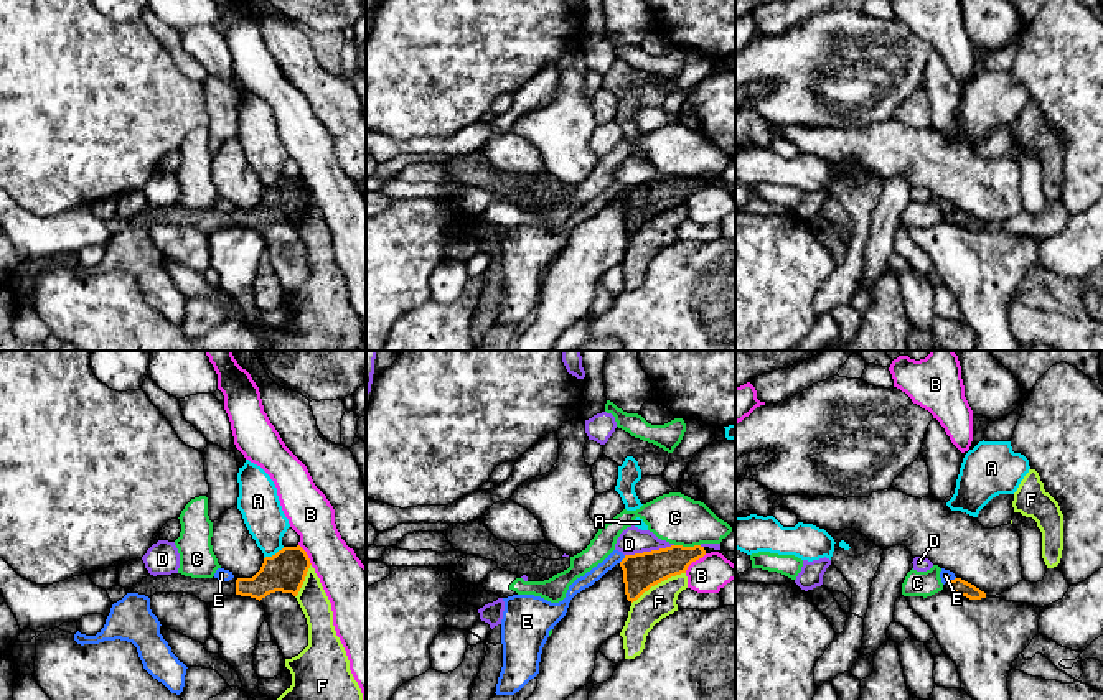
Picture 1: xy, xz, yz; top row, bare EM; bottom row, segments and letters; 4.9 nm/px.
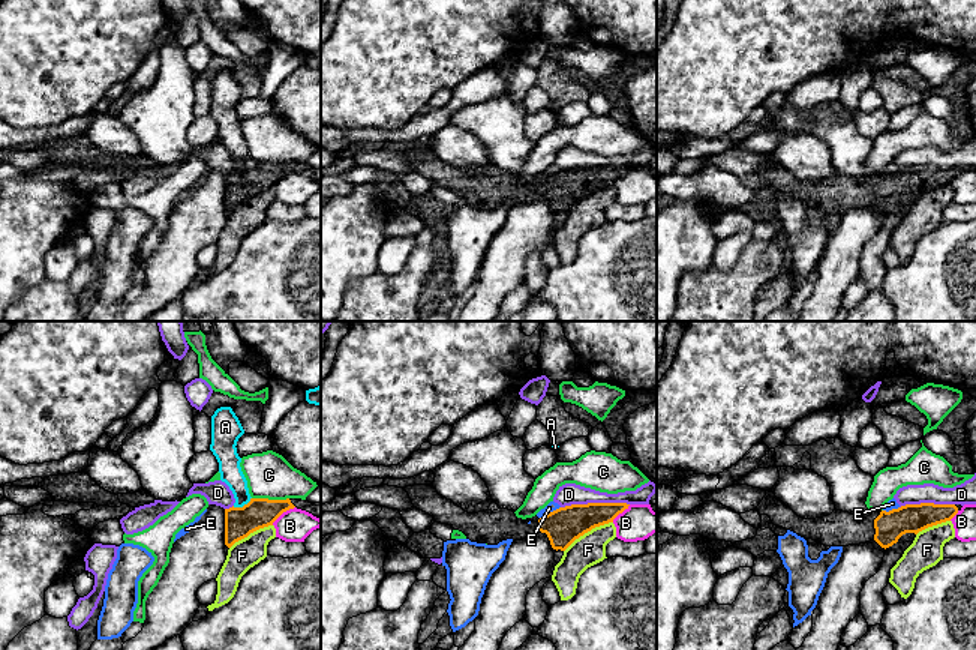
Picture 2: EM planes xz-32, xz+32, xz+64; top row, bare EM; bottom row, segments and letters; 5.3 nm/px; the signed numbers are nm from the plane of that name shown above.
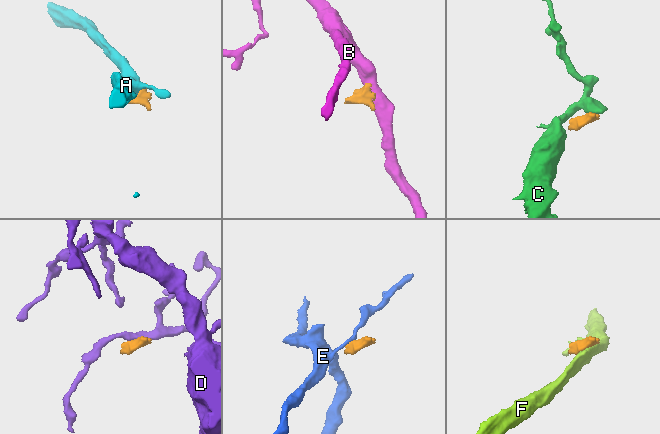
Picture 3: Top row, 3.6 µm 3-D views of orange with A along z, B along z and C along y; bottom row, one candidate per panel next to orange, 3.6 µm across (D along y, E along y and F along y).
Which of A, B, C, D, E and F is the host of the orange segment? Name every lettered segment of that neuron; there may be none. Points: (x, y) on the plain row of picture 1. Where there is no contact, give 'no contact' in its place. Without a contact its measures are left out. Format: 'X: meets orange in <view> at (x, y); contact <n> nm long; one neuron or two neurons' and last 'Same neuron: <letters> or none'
A: meets orange in xy at (276, 185); contact 120 nm long; two neurons
B: meets orange in xz at (694, 191); contact 140 nm long; two neurons
C: meets orange in xz at (688, 178); contact 130 nm long; two neurons
D: meets orange in xz at (648, 183); contact 240 nm long; two neurons
E: meets orange in xz at (624, 190); contact 50 nm long; two neurons
F: meets orange in xz at (658, 213); contact 300 nm long; two neurons
Same neuron: none

